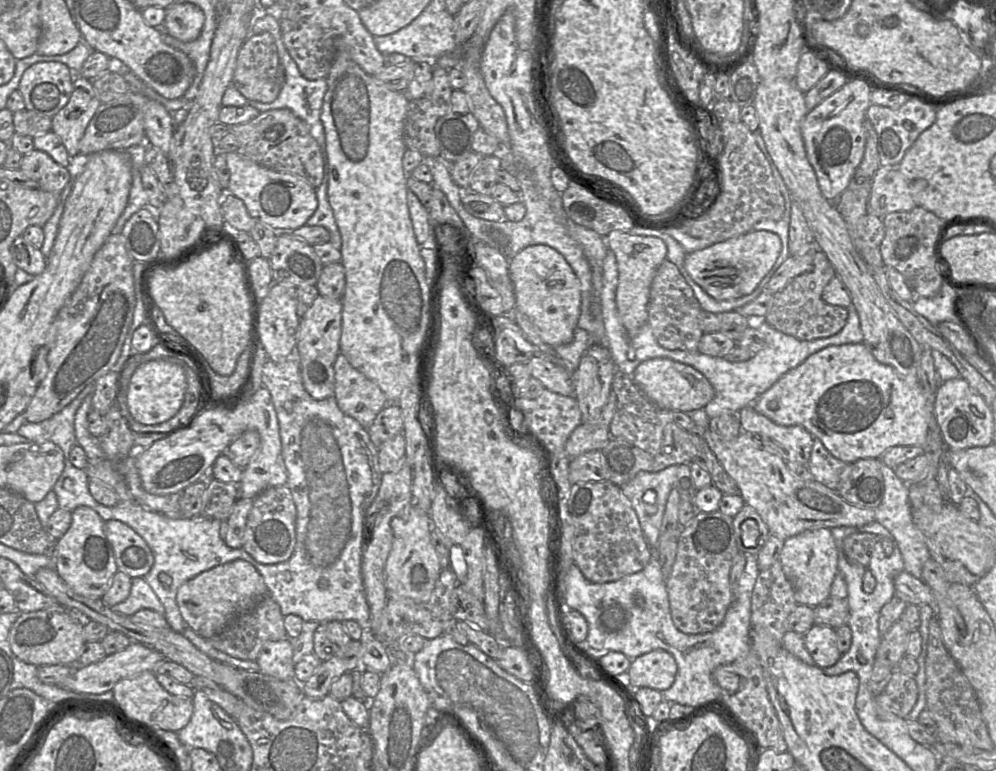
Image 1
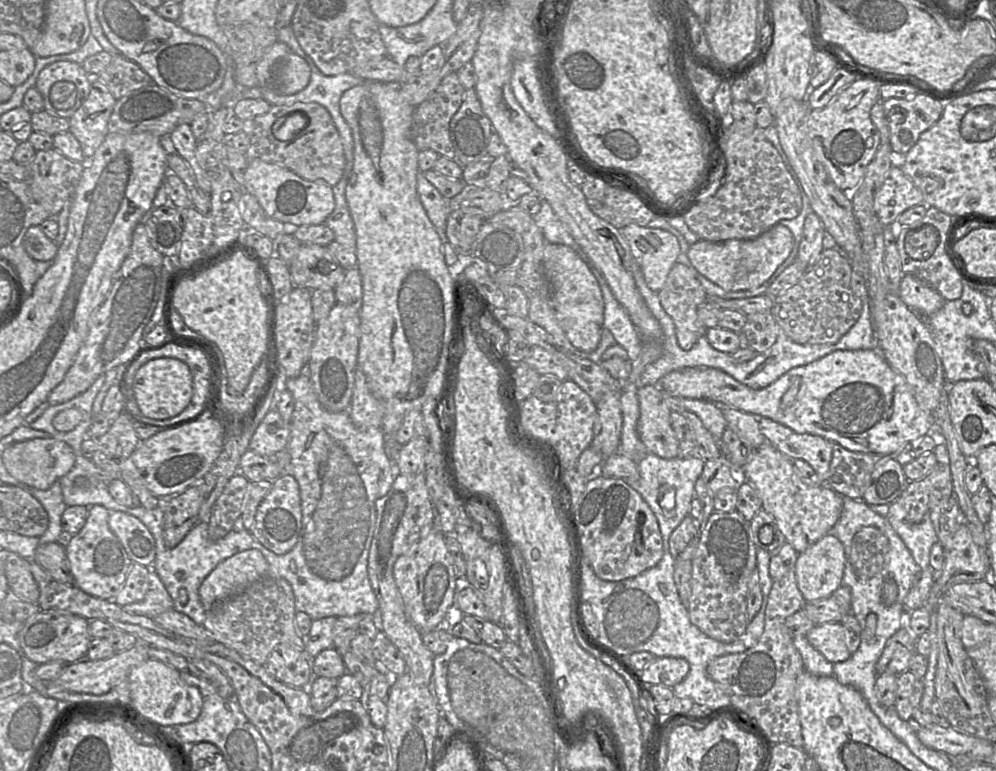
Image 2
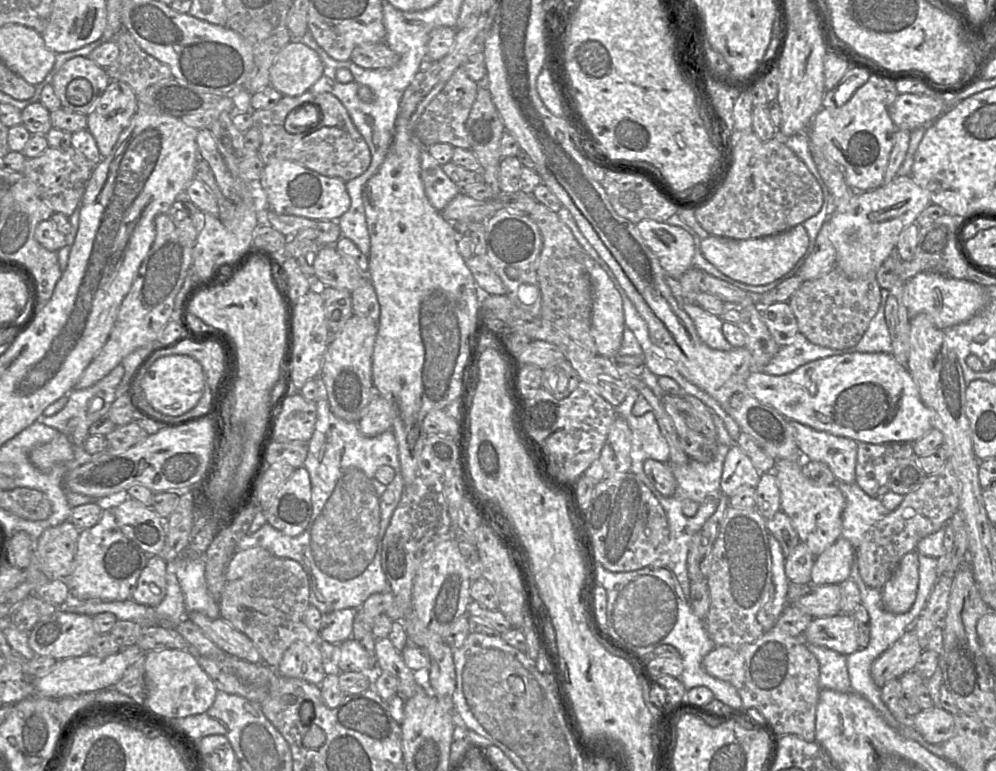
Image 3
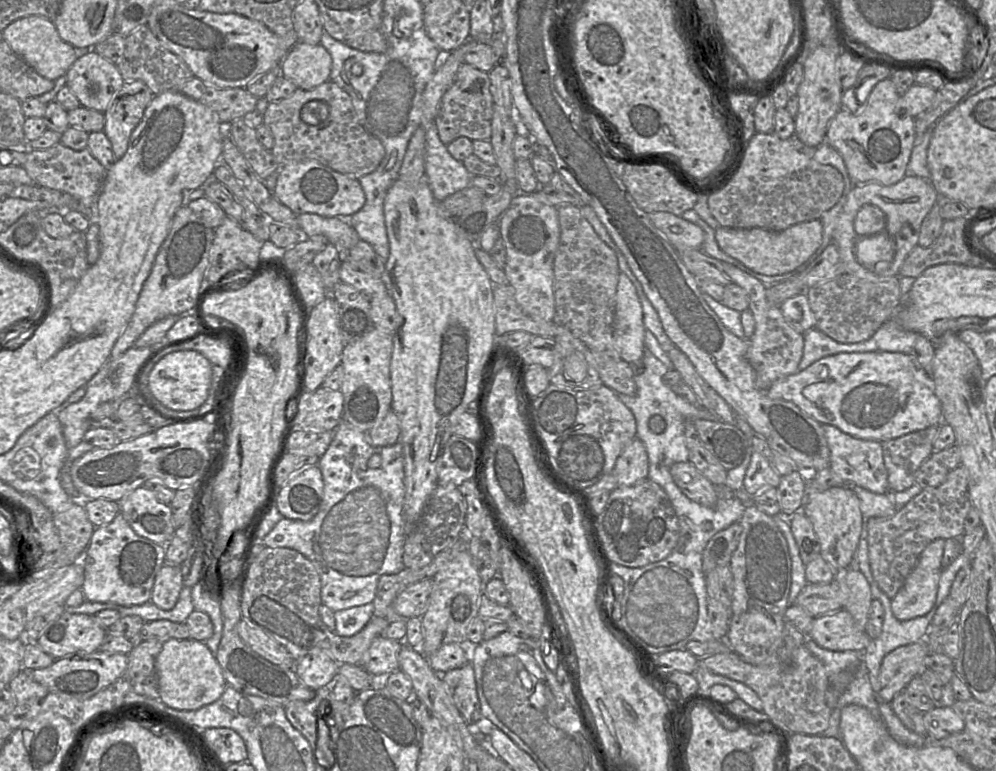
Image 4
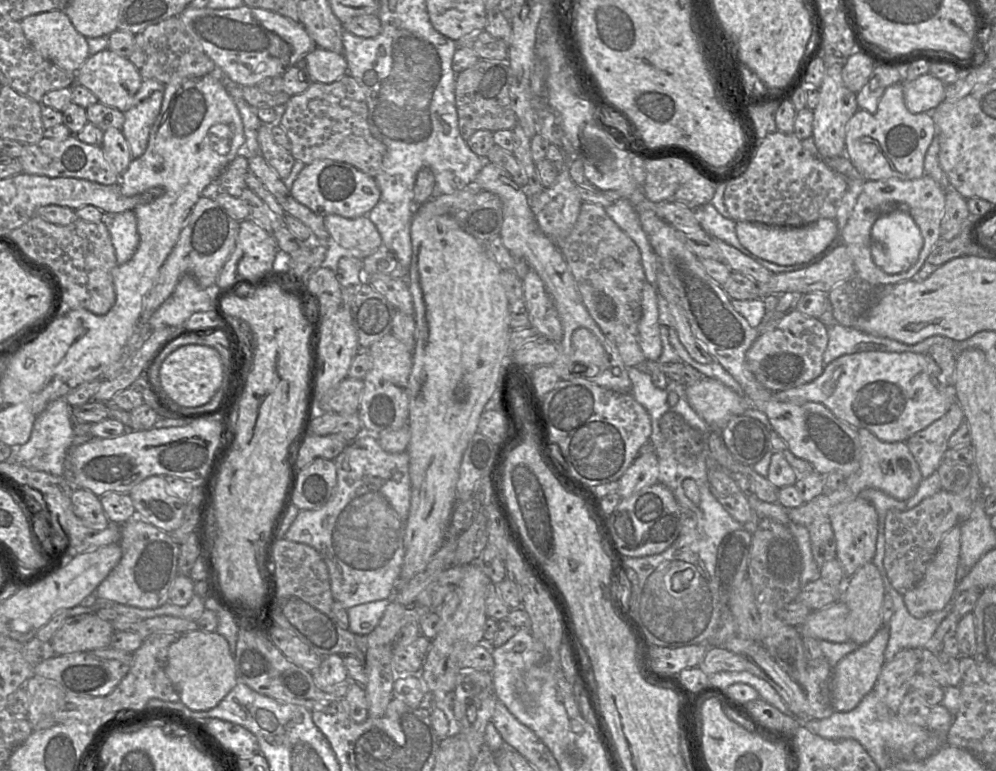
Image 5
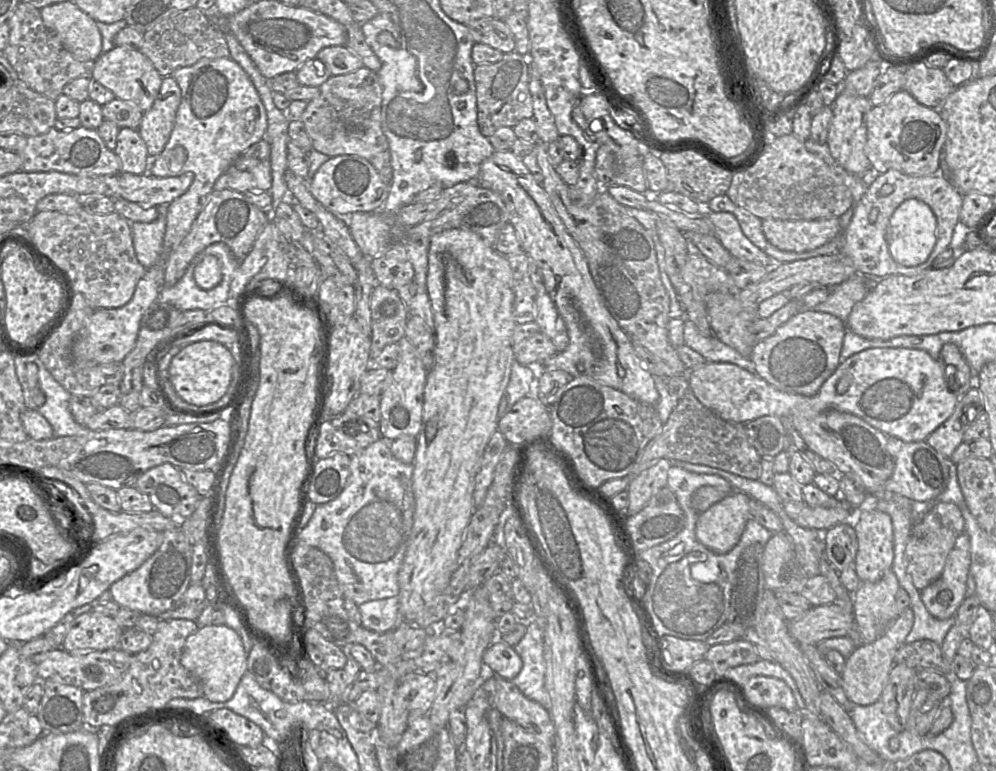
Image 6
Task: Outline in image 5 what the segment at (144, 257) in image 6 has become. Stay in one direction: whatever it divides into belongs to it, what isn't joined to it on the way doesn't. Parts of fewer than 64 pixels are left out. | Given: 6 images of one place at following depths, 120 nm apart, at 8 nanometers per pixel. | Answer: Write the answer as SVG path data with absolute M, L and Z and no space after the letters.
M124 211L104 215L104 222L115 248L118 265L127 262L134 255L139 244L137 219L134 212Z

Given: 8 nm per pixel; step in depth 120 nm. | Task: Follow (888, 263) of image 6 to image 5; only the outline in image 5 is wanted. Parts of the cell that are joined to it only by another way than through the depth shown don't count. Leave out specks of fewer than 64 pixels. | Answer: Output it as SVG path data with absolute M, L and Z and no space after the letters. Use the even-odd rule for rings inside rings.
M923 175L920 178L910 180L901 180L898 178L889 178L884 180L866 180L863 185L862 192L860 193L856 201L854 209L840 232L840 244L844 244L845 247L850 251L850 257L854 265L855 276L866 280L873 286L892 285L912 279L912 277L922 268L933 247L940 240L940 224L945 211L945 201L945 191L933 178L928 175ZM889 206L893 206L893 209L898 208L898 206L906 207L906 210L909 212L909 214L912 216L915 223L919 227L924 239L924 244L917 261L908 270L897 274L887 274L886 272L884 272L873 262L871 255L871 232L873 225L883 214L888 213L887 209Z

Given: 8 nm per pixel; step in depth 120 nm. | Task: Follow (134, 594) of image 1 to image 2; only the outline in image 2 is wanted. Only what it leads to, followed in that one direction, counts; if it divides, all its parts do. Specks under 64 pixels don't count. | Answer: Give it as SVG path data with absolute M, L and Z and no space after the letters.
M153 564L149 572L149 588L143 600L127 604L122 608L131 614L154 617L173 609L173 601L157 573Z

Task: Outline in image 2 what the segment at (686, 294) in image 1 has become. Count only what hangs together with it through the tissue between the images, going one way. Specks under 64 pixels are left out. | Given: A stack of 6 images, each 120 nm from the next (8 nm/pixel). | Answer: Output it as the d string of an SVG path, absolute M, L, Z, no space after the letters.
M676 263L662 289L658 292L661 306L675 323L676 338L680 348L691 349L698 340L705 336L707 329L698 317L698 309L706 302L706 291L692 274L690 268L684 264Z

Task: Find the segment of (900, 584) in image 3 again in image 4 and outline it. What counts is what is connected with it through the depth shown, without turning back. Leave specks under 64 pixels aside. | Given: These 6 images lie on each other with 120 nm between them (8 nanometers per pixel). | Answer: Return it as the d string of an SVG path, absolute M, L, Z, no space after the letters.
M938 539L925 547L919 556L918 562L912 572L905 580L902 588L891 599L891 610L895 618L900 621L911 620L928 614L934 607L938 592L944 545L946 540Z

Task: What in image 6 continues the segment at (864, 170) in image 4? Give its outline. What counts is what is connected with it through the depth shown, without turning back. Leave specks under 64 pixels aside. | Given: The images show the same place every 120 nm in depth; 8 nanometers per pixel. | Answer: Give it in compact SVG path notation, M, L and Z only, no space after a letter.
M900 90L882 105L865 115L867 140L865 155L879 174L890 169L913 176L929 176L940 171L940 154L947 135L947 125L939 109L921 105L907 91Z

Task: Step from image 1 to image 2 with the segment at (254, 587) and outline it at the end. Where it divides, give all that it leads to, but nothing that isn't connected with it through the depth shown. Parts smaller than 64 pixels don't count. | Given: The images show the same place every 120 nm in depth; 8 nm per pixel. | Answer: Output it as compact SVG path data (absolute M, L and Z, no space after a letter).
M255 549L245 550L221 561L203 580L198 595L208 612L216 602L221 602L243 592L254 582L269 575L269 564L263 554Z

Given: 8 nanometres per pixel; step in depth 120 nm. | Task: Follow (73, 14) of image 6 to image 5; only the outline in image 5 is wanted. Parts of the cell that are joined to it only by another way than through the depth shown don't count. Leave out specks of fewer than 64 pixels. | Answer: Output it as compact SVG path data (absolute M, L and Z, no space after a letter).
M51 10L29 15L21 21L24 35L47 60L67 71L77 71L90 56L88 39L80 34L63 10Z

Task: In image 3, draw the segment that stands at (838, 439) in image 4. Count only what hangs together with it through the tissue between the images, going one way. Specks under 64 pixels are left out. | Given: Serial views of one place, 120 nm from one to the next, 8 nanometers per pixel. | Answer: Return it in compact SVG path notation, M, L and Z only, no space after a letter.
M794 423L798 445L804 456L826 464L837 481L853 484L856 480L858 442L825 431Z

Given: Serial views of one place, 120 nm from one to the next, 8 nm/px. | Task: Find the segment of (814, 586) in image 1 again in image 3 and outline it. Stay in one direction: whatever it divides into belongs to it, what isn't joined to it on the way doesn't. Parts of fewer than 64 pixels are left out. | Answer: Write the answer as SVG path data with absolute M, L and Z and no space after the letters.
M844 537L838 538L815 557L810 583L813 585L838 584L849 578L855 549Z

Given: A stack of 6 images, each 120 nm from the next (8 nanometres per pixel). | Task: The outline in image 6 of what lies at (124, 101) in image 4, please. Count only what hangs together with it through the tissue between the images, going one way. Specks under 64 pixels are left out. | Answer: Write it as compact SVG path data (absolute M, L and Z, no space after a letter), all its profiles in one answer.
M172 76L163 77L159 94L153 105L143 113L137 128L148 155L157 155L164 149L174 126L181 91Z

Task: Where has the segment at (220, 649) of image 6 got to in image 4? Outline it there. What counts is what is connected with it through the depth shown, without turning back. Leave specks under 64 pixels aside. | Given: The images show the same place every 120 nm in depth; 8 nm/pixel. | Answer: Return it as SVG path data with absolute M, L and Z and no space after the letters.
M169 639L163 643L155 658L159 698L176 710L197 710L215 702L223 694L227 683L215 655L205 642L192 639Z

